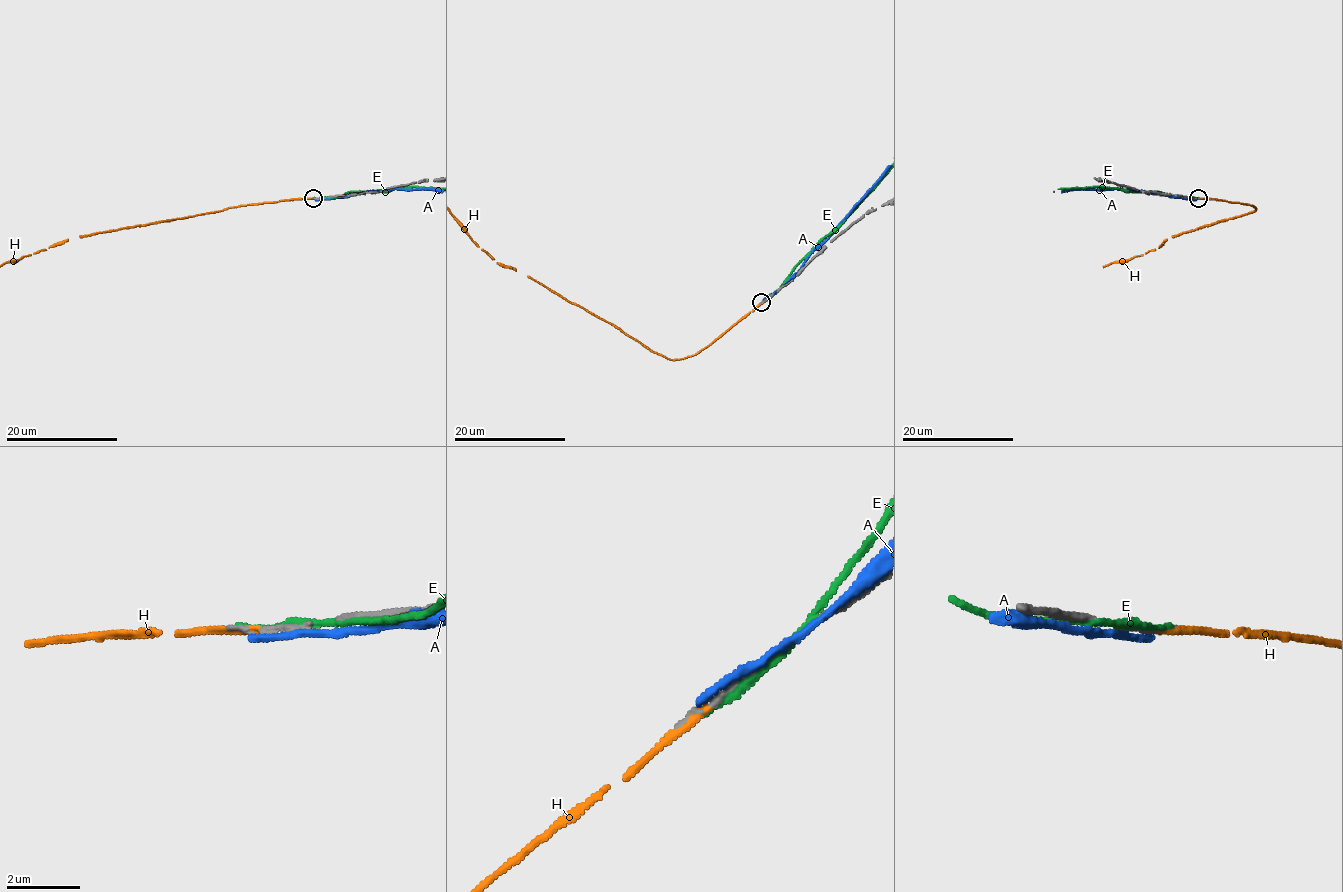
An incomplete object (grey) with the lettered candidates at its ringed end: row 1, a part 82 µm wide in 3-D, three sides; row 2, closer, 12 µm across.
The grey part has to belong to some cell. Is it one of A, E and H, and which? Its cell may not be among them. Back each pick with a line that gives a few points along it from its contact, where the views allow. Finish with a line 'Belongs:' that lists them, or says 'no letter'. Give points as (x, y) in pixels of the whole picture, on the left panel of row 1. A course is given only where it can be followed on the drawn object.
Belongs: H

